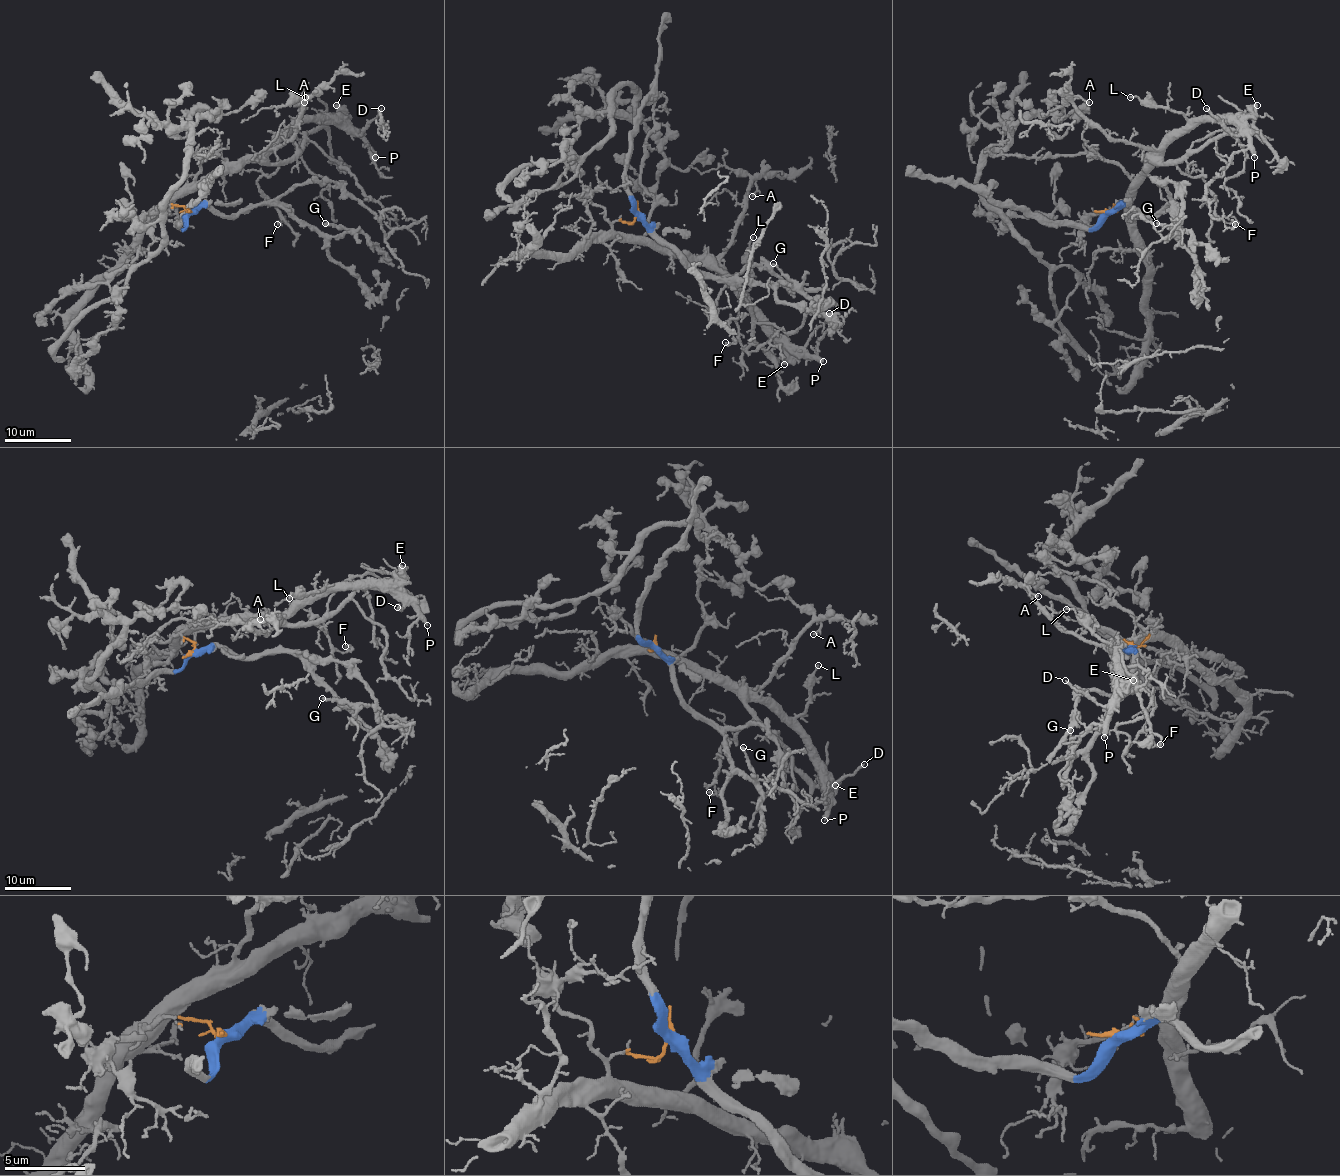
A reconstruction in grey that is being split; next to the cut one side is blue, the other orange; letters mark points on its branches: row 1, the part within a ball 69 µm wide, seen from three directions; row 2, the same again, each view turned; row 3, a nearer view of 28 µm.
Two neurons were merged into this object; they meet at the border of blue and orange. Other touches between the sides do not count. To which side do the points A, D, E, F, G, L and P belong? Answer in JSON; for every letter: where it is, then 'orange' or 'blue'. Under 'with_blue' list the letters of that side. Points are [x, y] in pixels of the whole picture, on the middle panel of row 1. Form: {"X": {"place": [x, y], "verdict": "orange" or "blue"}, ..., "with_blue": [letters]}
{"A": {"place": [752, 196], "verdict": "orange"}, "D": {"place": [829, 313], "verdict": "orange"}, "E": {"place": [784, 364], "verdict": "orange"}, "F": {"place": [725, 342], "verdict": "orange"}, "G": {"place": [773, 263], "verdict": "blue"}, "L": {"place": [753, 237], "verdict": "orange"}, "P": {"place": [823, 361], "verdict": "orange"}, "with_blue": ["G"]}

